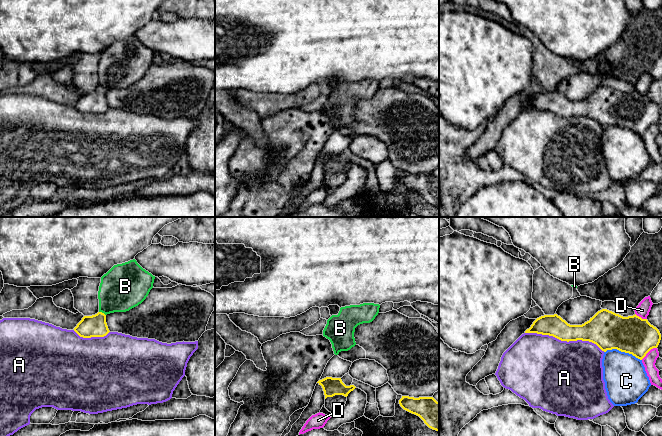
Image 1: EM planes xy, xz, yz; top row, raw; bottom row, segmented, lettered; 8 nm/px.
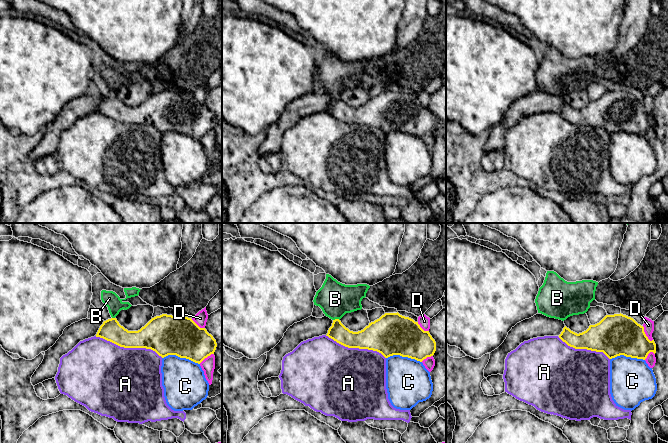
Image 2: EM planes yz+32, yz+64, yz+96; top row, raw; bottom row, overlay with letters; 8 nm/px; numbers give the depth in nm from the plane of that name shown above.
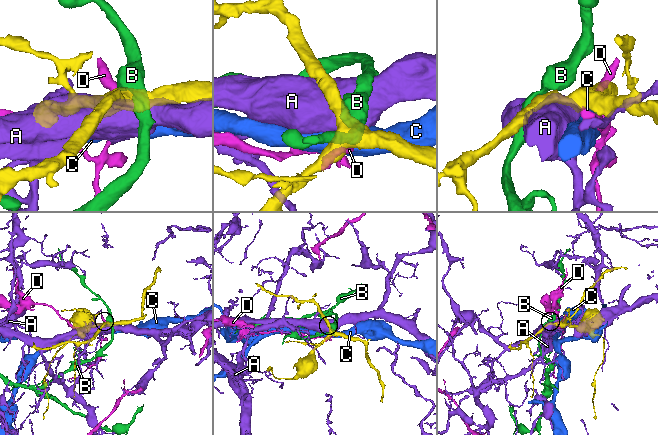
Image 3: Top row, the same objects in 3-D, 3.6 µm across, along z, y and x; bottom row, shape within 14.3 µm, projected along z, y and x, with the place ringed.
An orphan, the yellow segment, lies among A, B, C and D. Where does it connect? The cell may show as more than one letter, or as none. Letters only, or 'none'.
B

